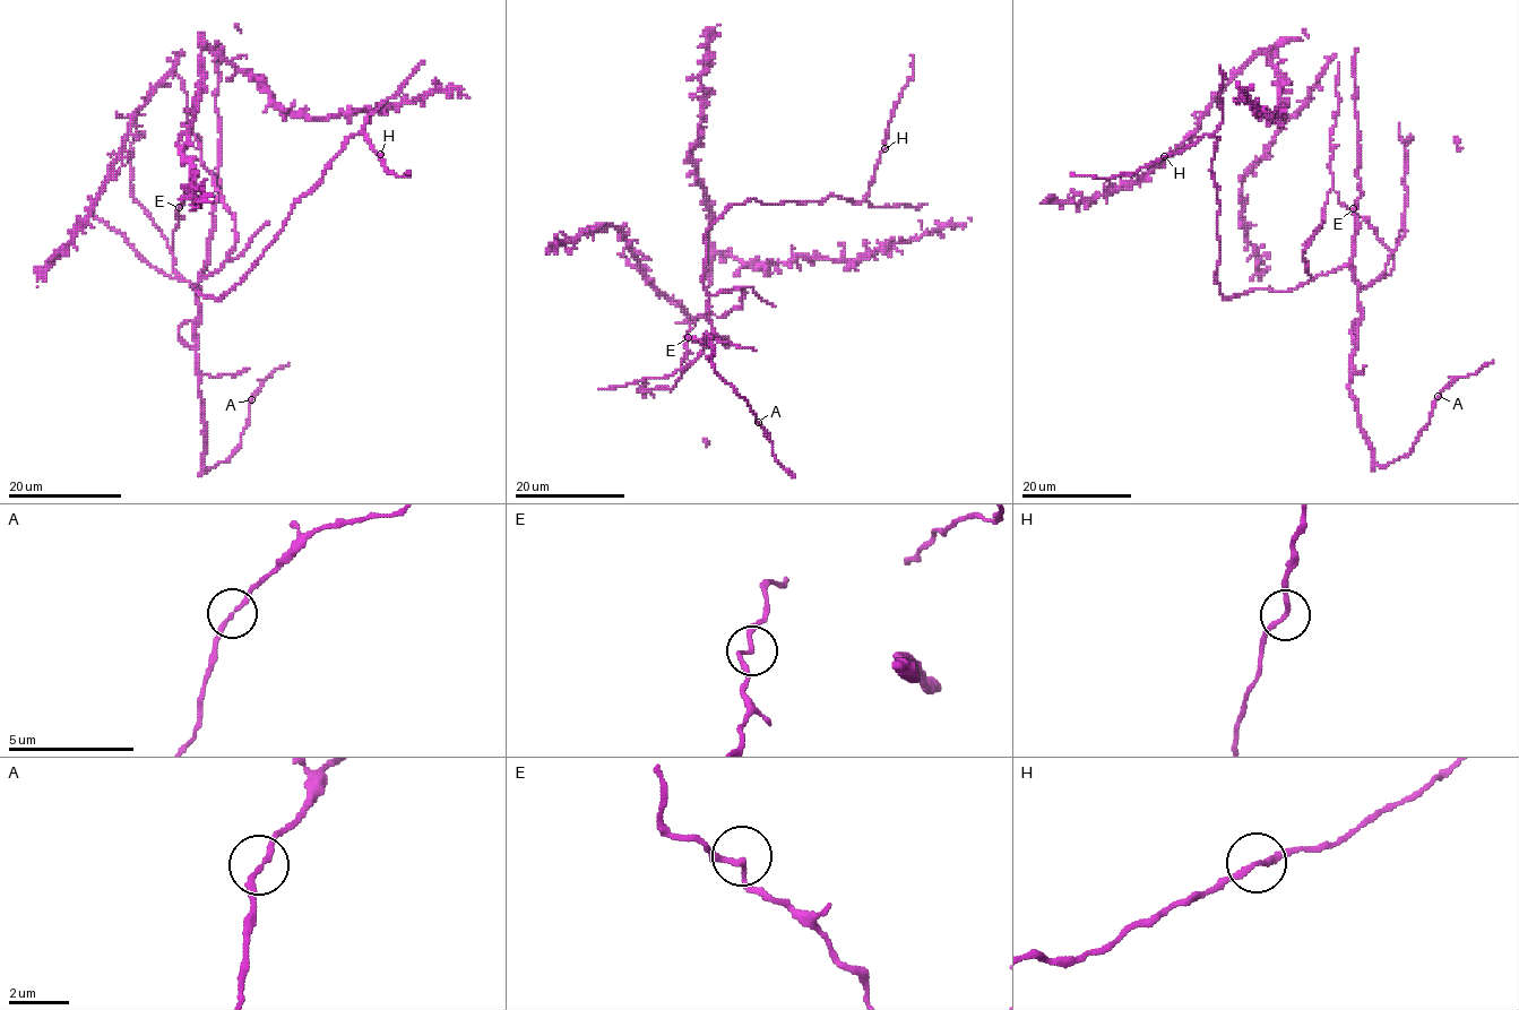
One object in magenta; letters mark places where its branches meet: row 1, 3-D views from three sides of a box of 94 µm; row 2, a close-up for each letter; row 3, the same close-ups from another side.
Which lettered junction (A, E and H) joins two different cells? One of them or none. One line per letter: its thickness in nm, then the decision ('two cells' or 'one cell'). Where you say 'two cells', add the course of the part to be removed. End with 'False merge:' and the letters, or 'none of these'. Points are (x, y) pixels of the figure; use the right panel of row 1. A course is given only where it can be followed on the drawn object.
A: 160 nm | one cell
E: 180 nm | one cell
H: 190 nm | one cell
False merge: none of these

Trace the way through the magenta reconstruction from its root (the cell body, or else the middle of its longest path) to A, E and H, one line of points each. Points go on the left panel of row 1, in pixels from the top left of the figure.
A: (293, 206), (230, 290), (213, 299), (195, 286), (206, 266), (195, 329), (205, 471), (239, 447), (251, 400)
E: (293, 206), (282, 231), (253, 267), (217, 299), (195, 290), (206, 266), (196, 287), (173, 269), (179, 207)
H: (293, 206), (321, 179), (326, 166), (353, 135), (364, 132), (371, 147), (381, 155)

